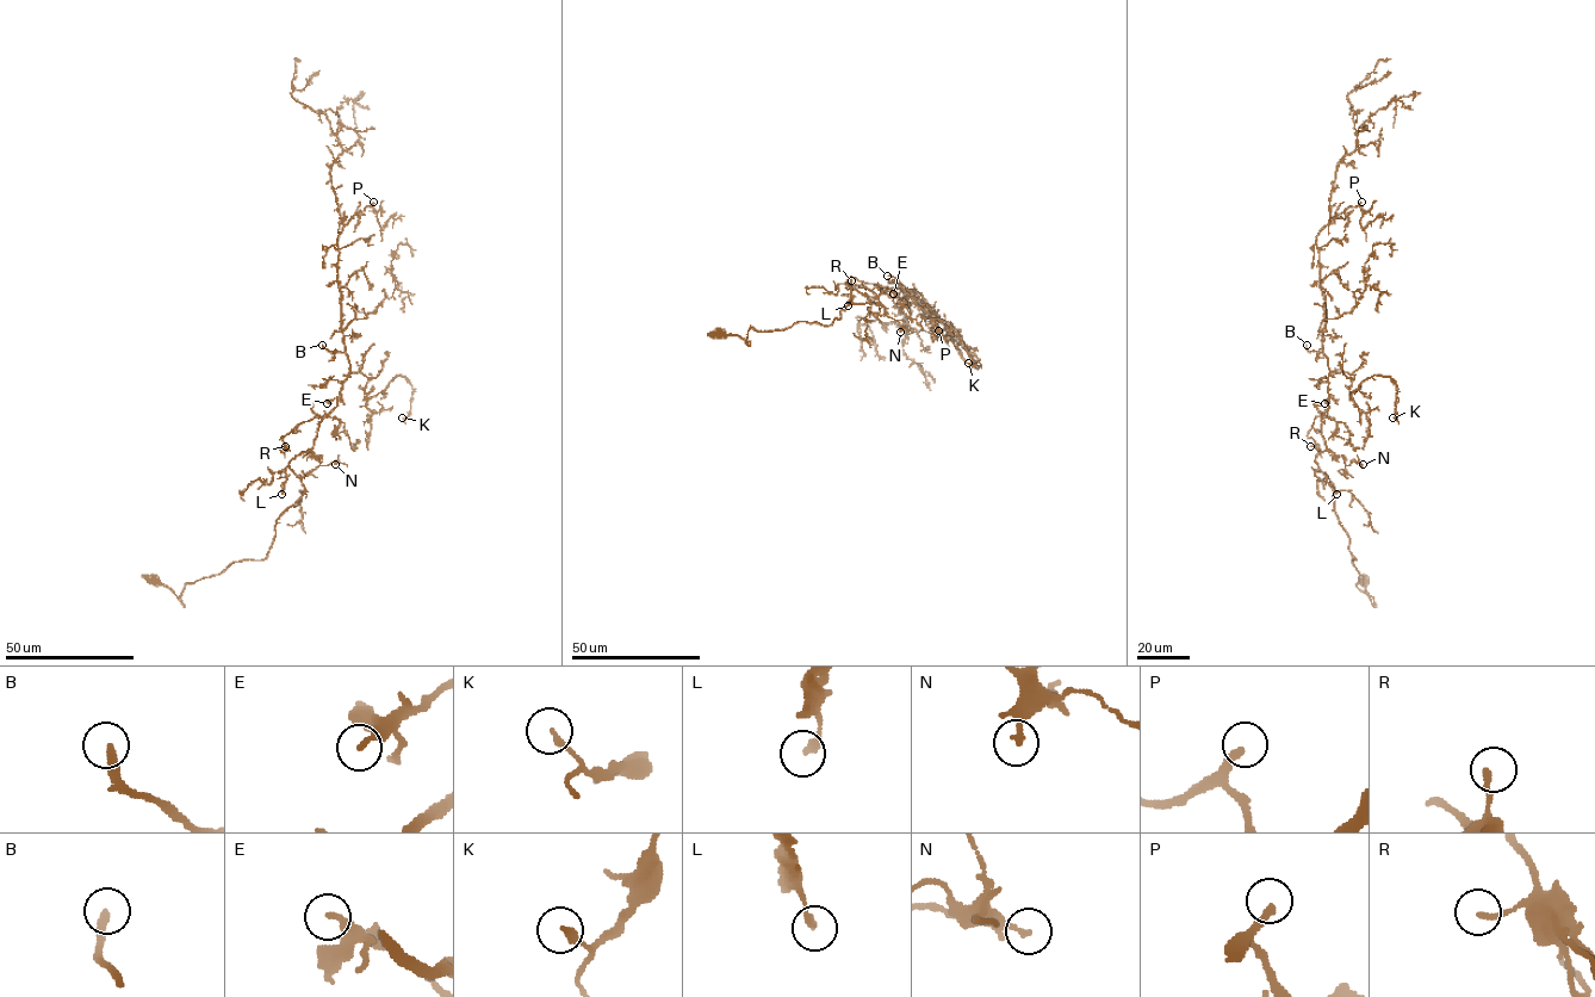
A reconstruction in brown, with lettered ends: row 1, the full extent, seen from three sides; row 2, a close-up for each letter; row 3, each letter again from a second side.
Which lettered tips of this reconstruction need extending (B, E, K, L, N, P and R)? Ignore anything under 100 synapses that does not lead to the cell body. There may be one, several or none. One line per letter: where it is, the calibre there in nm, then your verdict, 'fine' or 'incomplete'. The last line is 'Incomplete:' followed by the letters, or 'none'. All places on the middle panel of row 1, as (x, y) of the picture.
B: place (887, 276); calibre 240 nm; incomplete
E: place (893, 293); calibre 200 nm; fine
K: place (968, 363); calibre 200 nm; fine
L: place (848, 305); calibre 220 nm; fine
N: place (900, 332); calibre 130 nm; fine
P: place (938, 330); calibre 240 nm; incomplete
R: place (851, 280); calibre 170 nm; fine
Incomplete: B, P

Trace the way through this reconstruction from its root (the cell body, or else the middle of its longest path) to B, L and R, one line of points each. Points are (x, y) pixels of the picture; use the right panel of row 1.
B: (1364, 581), (1375, 606), (1357, 586), (1361, 578), (1333, 488), (1315, 460), (1326, 446), (1329, 369), (1307, 345)
L: (1364, 581), (1375, 606), (1357, 586), (1361, 578), (1350, 538), (1319, 468), (1336, 494)
R: (1364, 581), (1375, 606), (1357, 586), (1361, 578), (1333, 488), (1315, 460), (1326, 446), (1317, 415), (1310, 446)

